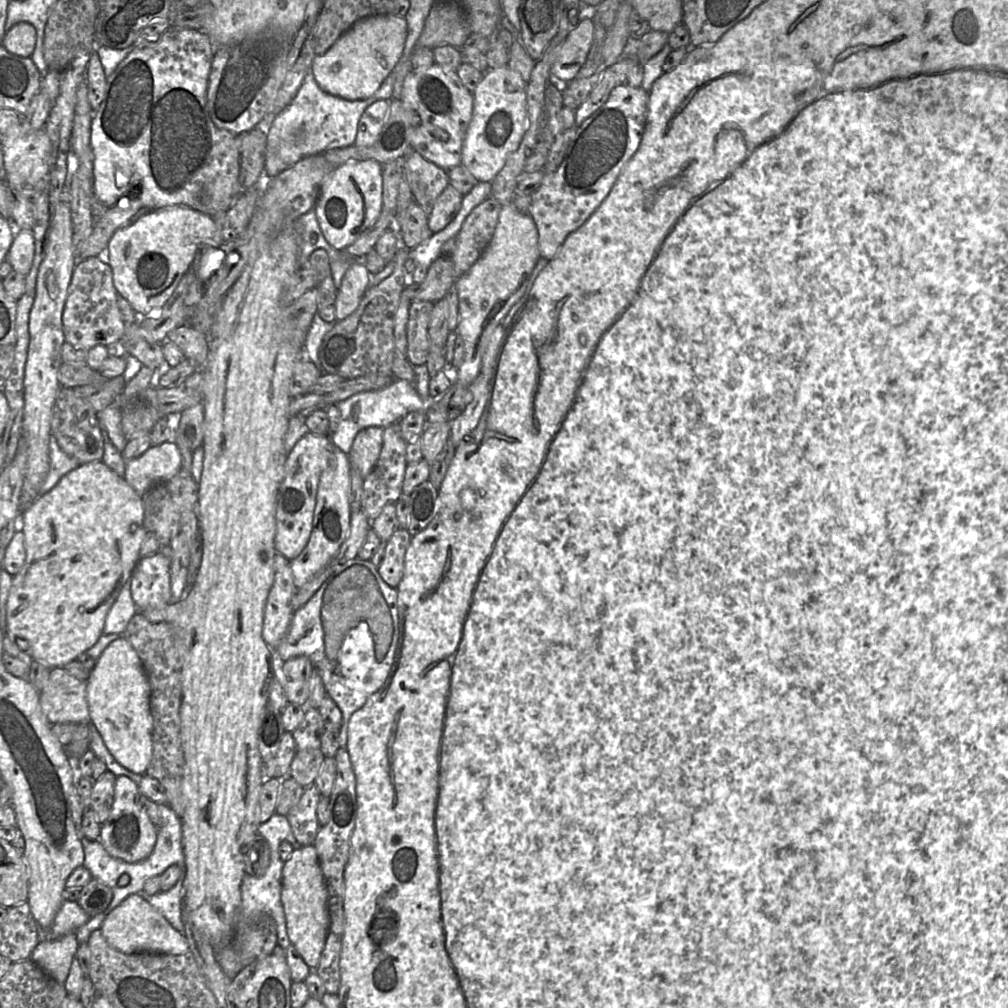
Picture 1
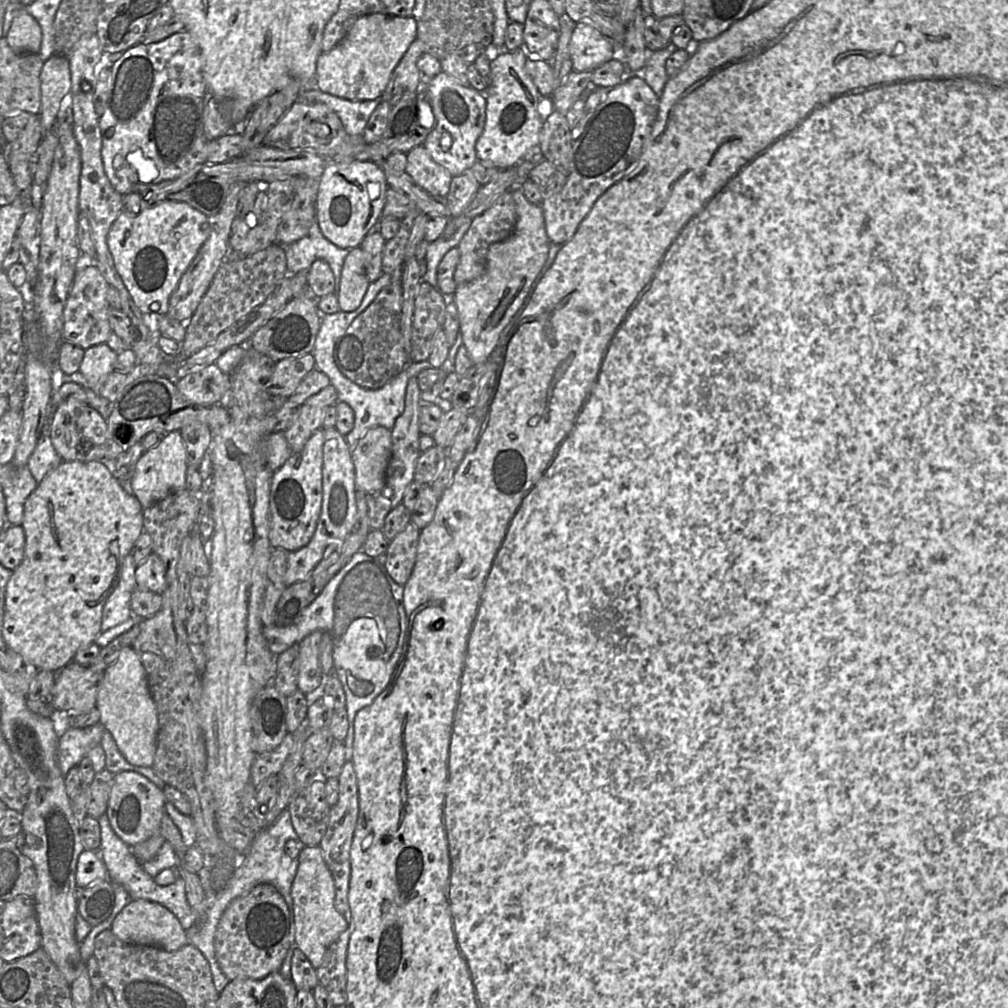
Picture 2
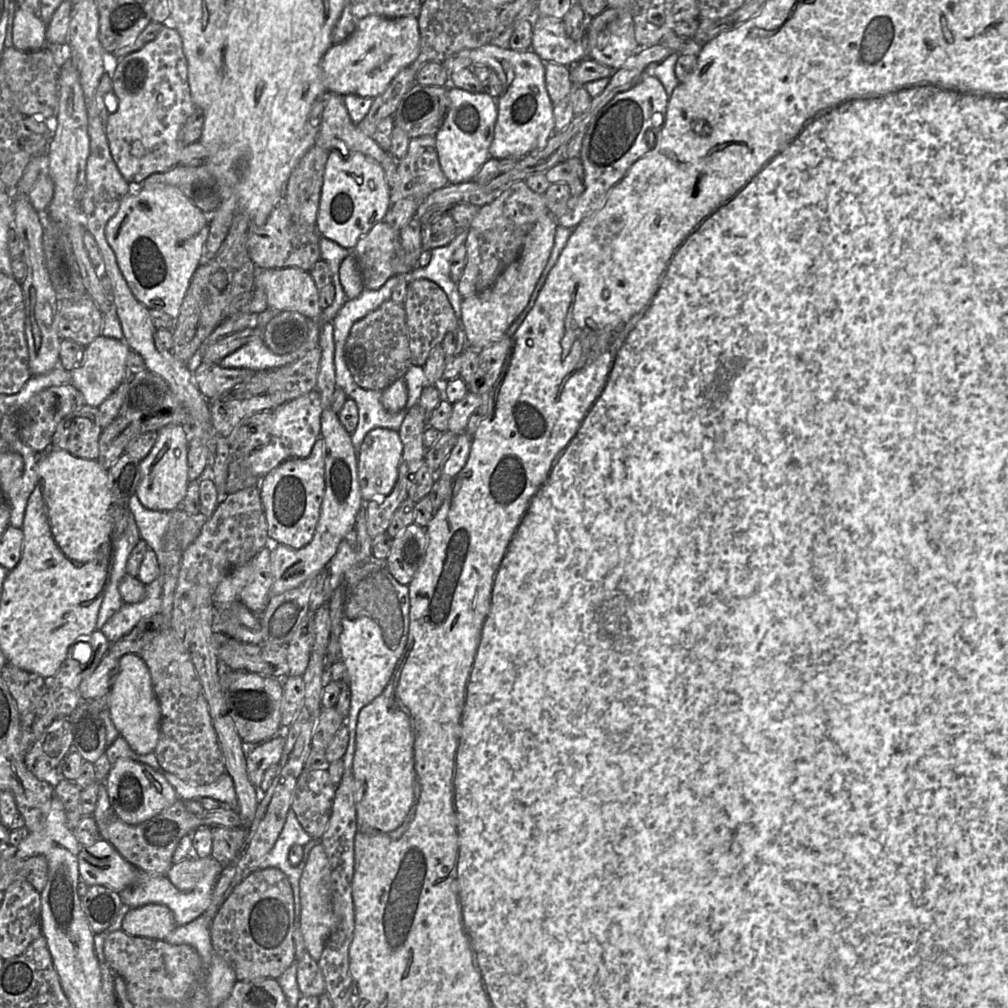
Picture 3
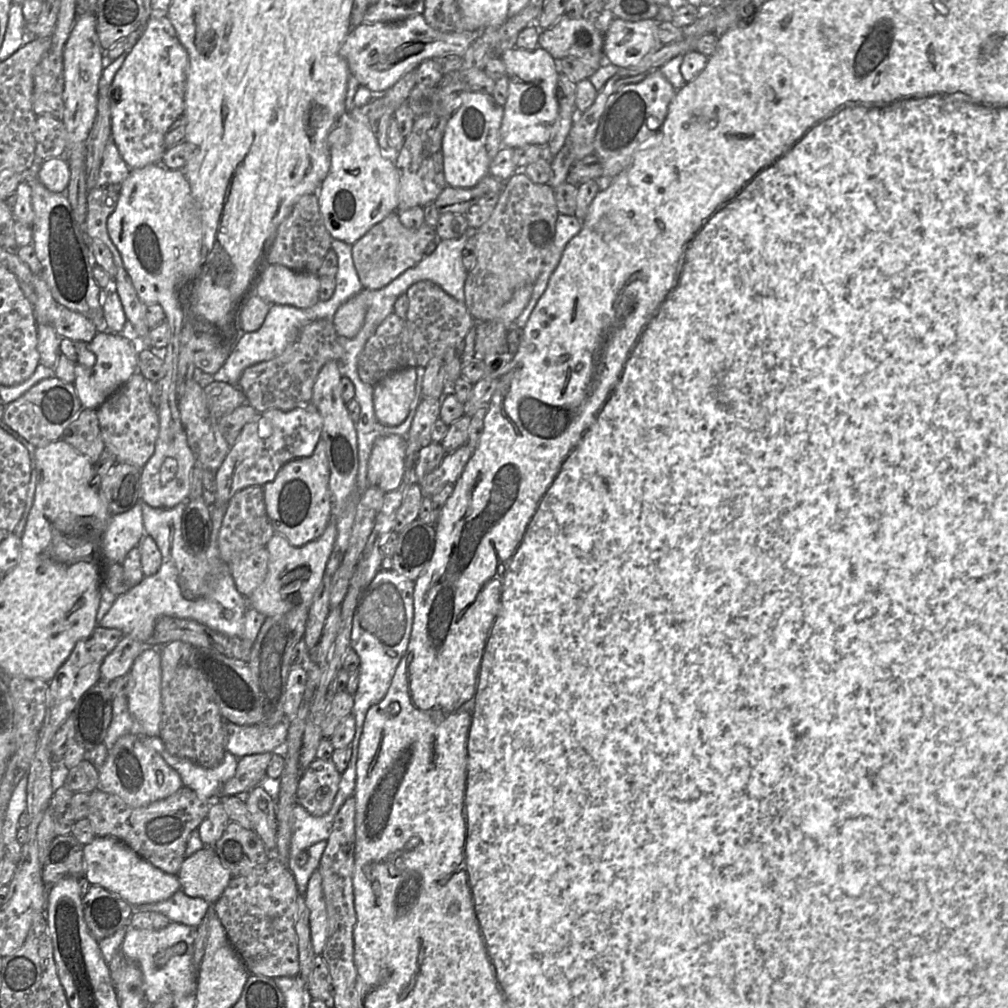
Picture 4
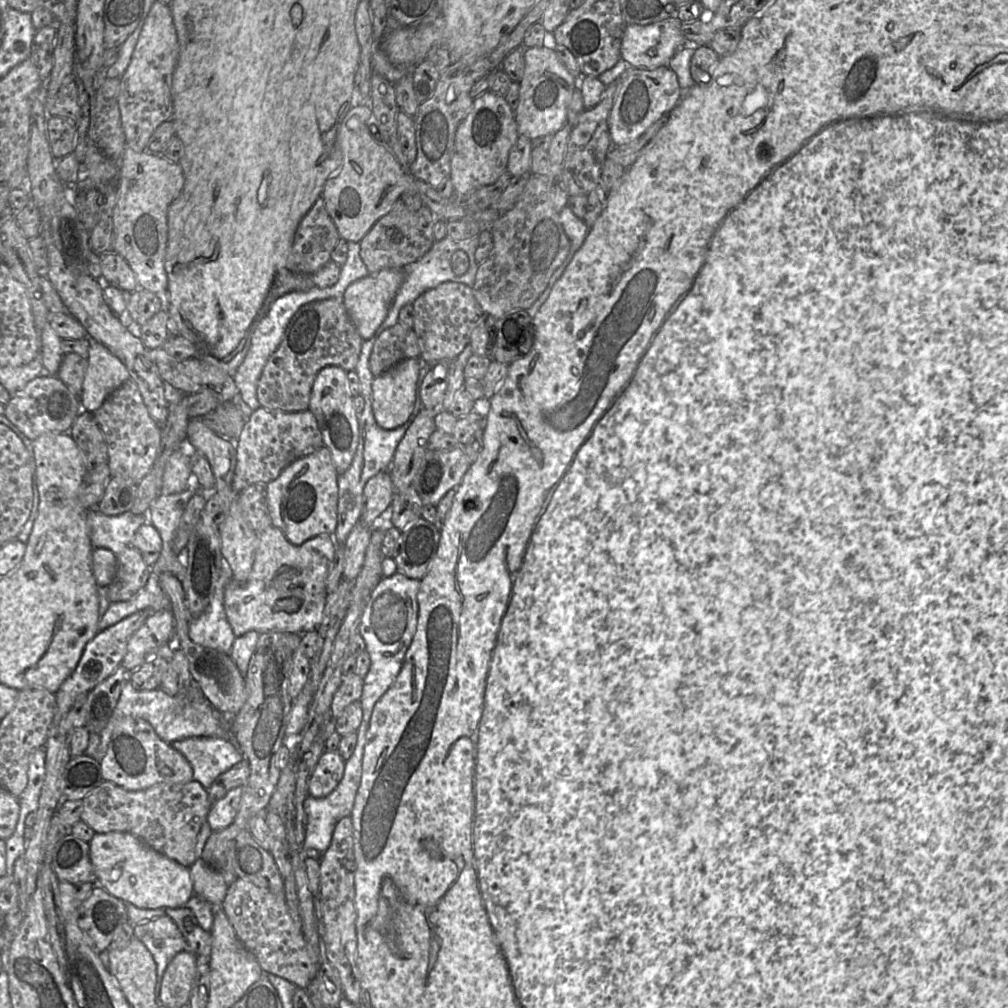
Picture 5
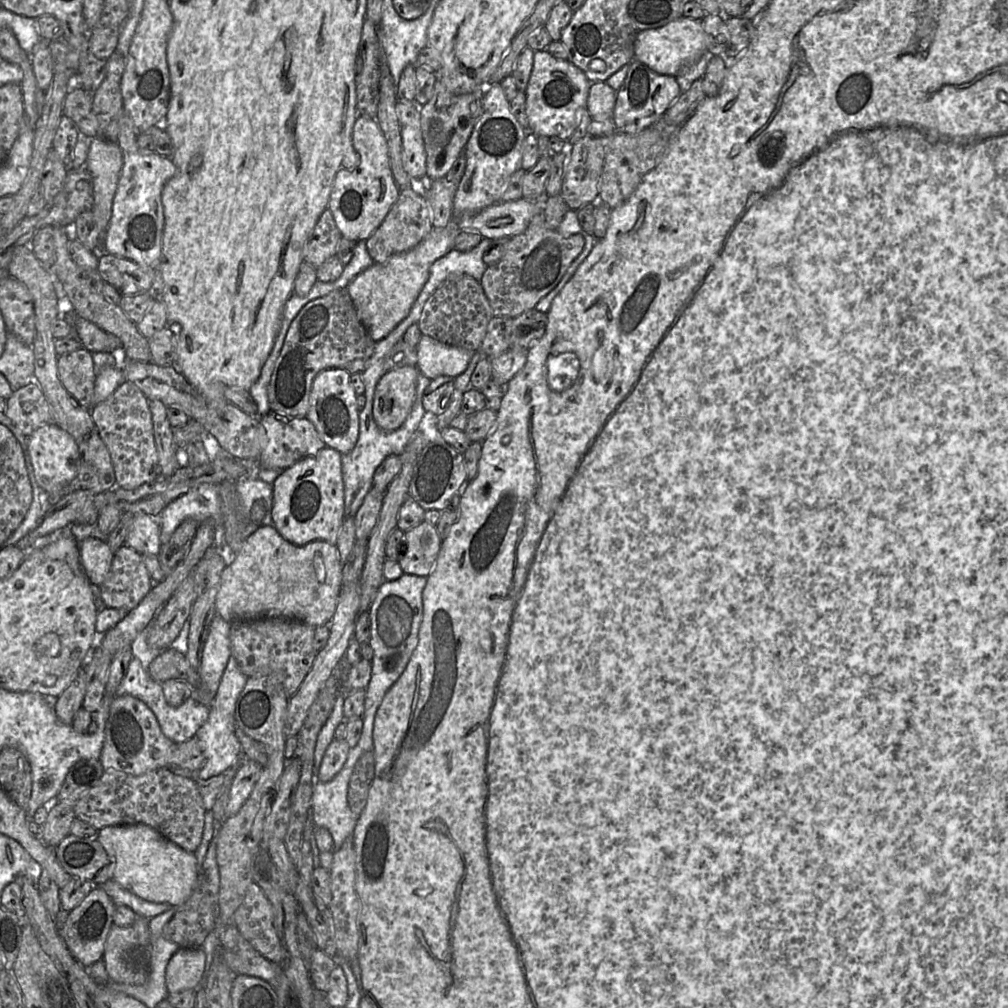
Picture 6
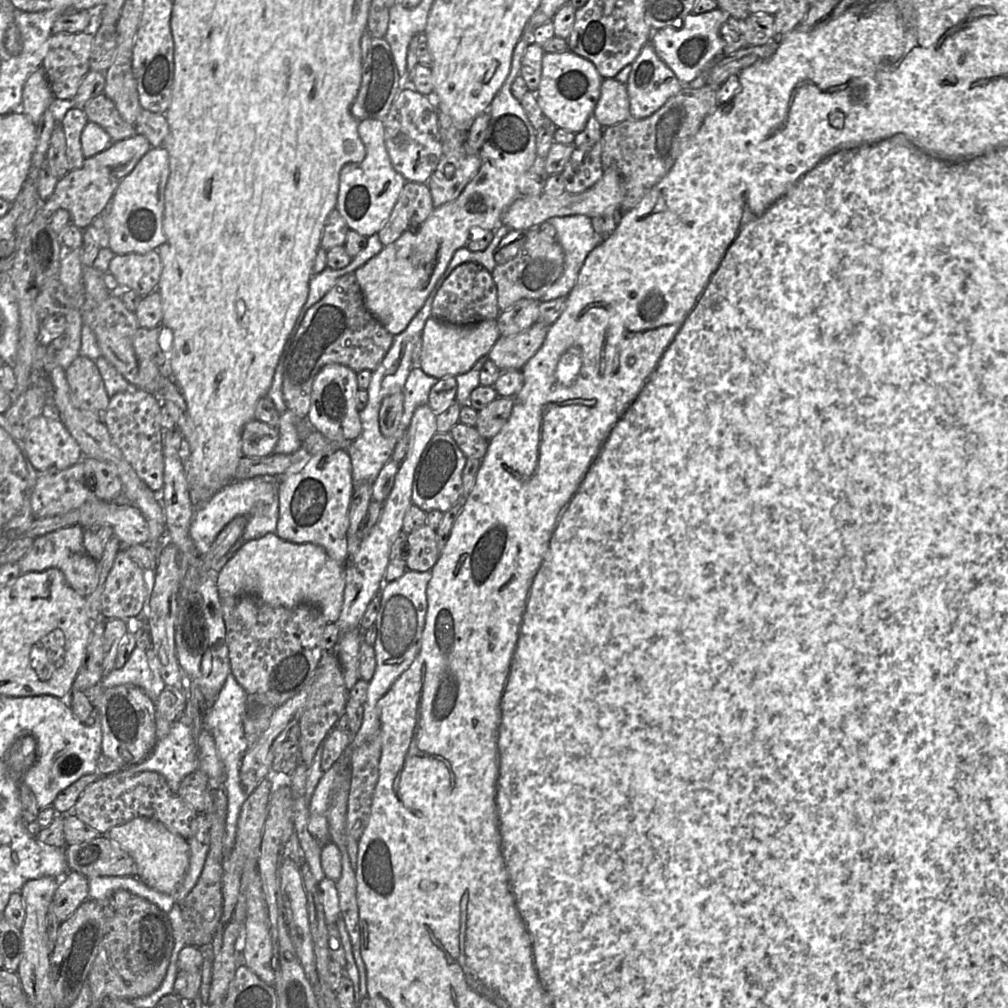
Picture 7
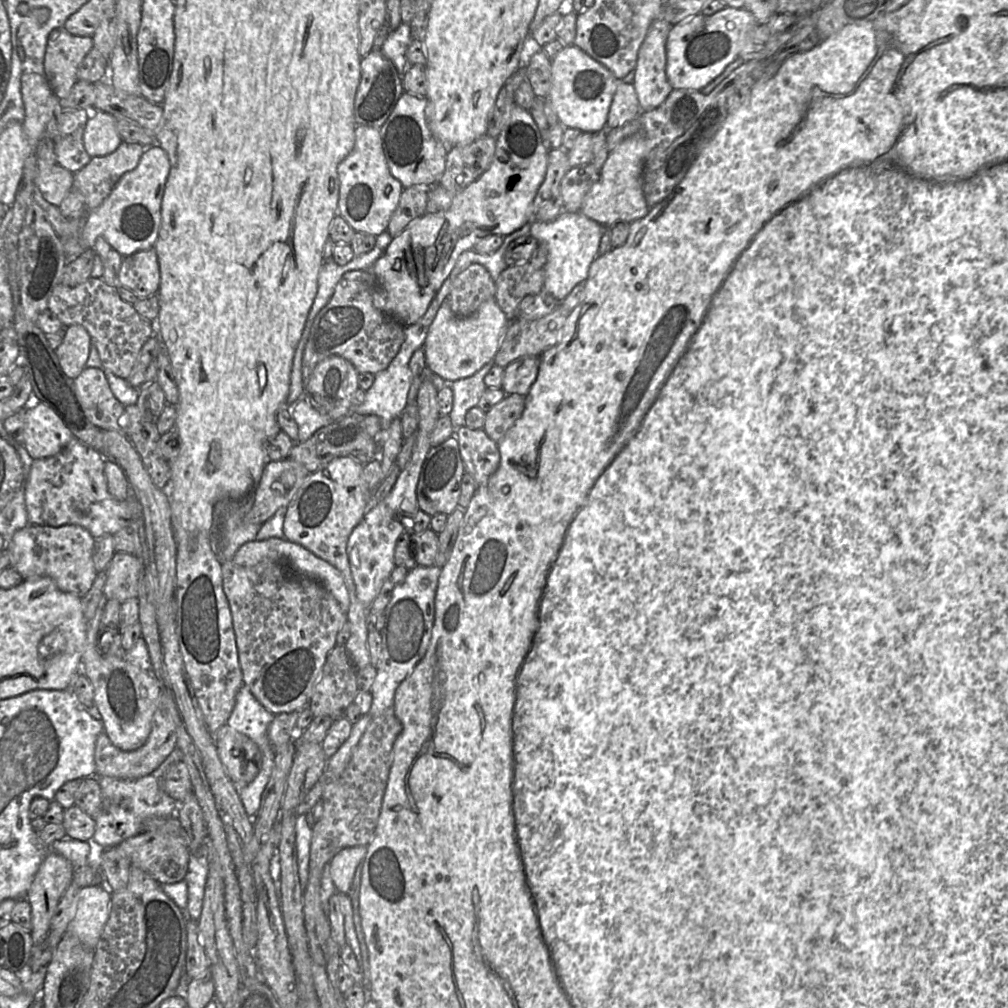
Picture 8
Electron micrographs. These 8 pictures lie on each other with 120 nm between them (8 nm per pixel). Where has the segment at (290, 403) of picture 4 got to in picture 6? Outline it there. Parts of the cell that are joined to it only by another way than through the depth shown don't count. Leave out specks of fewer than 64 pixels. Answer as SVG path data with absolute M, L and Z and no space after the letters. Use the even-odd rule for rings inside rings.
M347 287L334 290L307 303L292 321L276 360L267 389L270 410L296 418L306 417L312 383L316 375L325 369L344 369L350 375L361 374L374 353L375 345L376 342L369 336L357 316Z

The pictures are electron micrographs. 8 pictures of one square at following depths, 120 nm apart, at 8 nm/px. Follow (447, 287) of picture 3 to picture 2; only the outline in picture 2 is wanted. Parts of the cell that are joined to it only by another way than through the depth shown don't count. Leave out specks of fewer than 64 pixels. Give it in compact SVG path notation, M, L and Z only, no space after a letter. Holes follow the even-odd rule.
M472 220L466 221L450 238L438 238L431 242L427 248L425 260L427 262L426 273L421 277L421 282L426 282L435 288L437 287L437 268L443 256L454 247L457 247L460 240L470 227Z

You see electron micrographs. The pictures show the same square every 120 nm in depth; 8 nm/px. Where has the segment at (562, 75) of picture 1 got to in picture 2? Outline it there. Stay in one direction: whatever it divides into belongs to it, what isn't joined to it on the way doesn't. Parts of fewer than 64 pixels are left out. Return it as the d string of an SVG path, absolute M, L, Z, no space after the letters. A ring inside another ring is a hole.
M585 22L576 23L571 36L569 51L573 70L594 70L613 59L613 43L599 30Z

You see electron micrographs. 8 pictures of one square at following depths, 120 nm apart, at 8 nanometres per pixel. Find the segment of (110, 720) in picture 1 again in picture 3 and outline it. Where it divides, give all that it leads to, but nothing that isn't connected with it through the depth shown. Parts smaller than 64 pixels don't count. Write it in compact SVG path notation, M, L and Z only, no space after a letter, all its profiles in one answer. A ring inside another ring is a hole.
M125 654L120 659L119 674L110 689L109 712L111 719L133 751L138 754L154 752L159 739L161 709L155 695L151 674L139 654Z

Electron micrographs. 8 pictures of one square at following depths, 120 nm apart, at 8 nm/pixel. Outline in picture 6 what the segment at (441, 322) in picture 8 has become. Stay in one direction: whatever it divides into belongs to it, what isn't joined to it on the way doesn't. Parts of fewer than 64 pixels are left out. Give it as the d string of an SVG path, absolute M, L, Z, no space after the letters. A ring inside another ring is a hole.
M421 335L417 348L417 368L429 379L439 376L457 377L463 373L475 351L444 345Z

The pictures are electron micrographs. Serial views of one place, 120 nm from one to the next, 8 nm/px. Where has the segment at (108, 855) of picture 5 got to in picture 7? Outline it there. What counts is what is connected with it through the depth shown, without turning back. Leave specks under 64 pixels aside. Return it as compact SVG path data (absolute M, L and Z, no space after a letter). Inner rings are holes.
M137 817L111 828L107 836L131 855L137 867L137 877L146 885L163 893L172 894L176 891L190 859L188 842L181 835L170 831L155 819Z

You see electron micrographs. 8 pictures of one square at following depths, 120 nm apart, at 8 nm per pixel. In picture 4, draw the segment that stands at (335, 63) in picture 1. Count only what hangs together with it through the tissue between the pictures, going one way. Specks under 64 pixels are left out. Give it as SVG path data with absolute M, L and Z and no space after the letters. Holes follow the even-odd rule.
M422 14L408 17L402 21L362 23L351 28L345 38L340 55L346 60L350 73L360 85L367 87L374 95L383 94L391 88L403 75L414 71L420 63L427 59L436 59L449 54L463 57L475 39L482 31L441 32L427 24Z

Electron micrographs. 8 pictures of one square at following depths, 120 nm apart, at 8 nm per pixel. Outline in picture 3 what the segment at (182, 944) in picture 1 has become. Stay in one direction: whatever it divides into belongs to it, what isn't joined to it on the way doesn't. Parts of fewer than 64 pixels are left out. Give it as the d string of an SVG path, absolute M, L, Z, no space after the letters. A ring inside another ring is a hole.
M146 904L128 911L121 930L131 936L165 940L176 926L173 913L167 906Z

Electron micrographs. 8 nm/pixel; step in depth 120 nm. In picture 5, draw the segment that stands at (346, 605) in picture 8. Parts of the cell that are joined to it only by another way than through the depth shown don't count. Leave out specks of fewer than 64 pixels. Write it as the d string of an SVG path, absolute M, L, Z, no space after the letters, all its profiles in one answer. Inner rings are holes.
M270 526L258 535L258 540L253 568L248 579L243 583L233 579L227 584L224 592L225 613L235 636L242 636L249 631L256 631L259 634L267 632L304 634L317 630L322 622L326 598L329 595L326 591L326 578L336 550L334 537L322 534L296 546L287 540L279 528Z

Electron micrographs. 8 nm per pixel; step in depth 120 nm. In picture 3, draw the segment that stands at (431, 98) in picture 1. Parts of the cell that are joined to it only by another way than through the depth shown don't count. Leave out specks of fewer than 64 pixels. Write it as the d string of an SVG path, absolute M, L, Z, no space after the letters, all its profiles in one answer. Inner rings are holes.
M448 86L449 108L436 133L440 166L450 184L472 181L483 164L490 158L489 147L494 137L497 103L486 92L470 93Z

